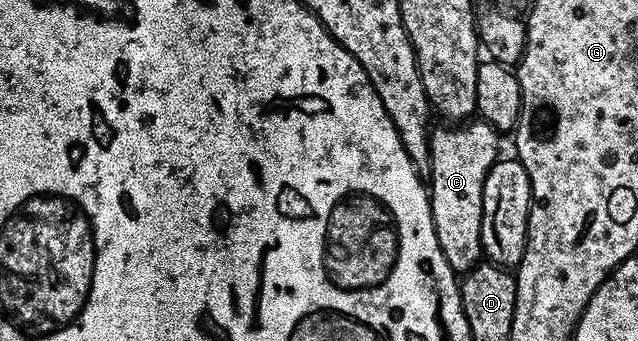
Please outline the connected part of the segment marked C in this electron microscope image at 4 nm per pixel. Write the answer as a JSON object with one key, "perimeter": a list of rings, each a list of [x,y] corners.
{"perimeter":[[[479,119],[444,128],[448,129],[433,128],[428,138],[434,231],[446,263],[457,275],[467,275],[482,261],[482,187],[490,167],[498,160],[501,138],[491,125]]]}

